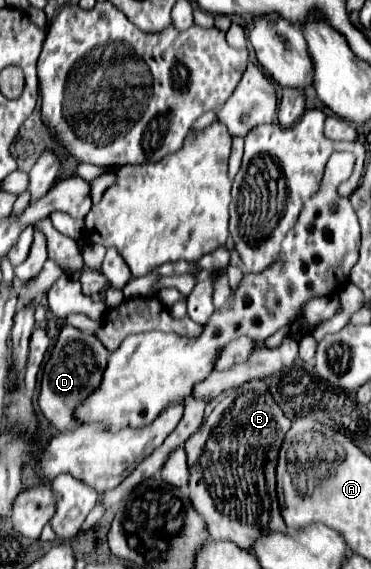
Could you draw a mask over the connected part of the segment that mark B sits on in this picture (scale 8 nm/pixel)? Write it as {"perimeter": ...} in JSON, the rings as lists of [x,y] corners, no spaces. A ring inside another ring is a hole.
{"perimeter":[[[255,378],[219,400],[201,428],[187,440],[191,500],[207,520],[211,540],[229,540],[251,552],[259,536],[289,532],[275,490],[277,458],[289,428],[291,422],[273,400],[267,384]]]}

